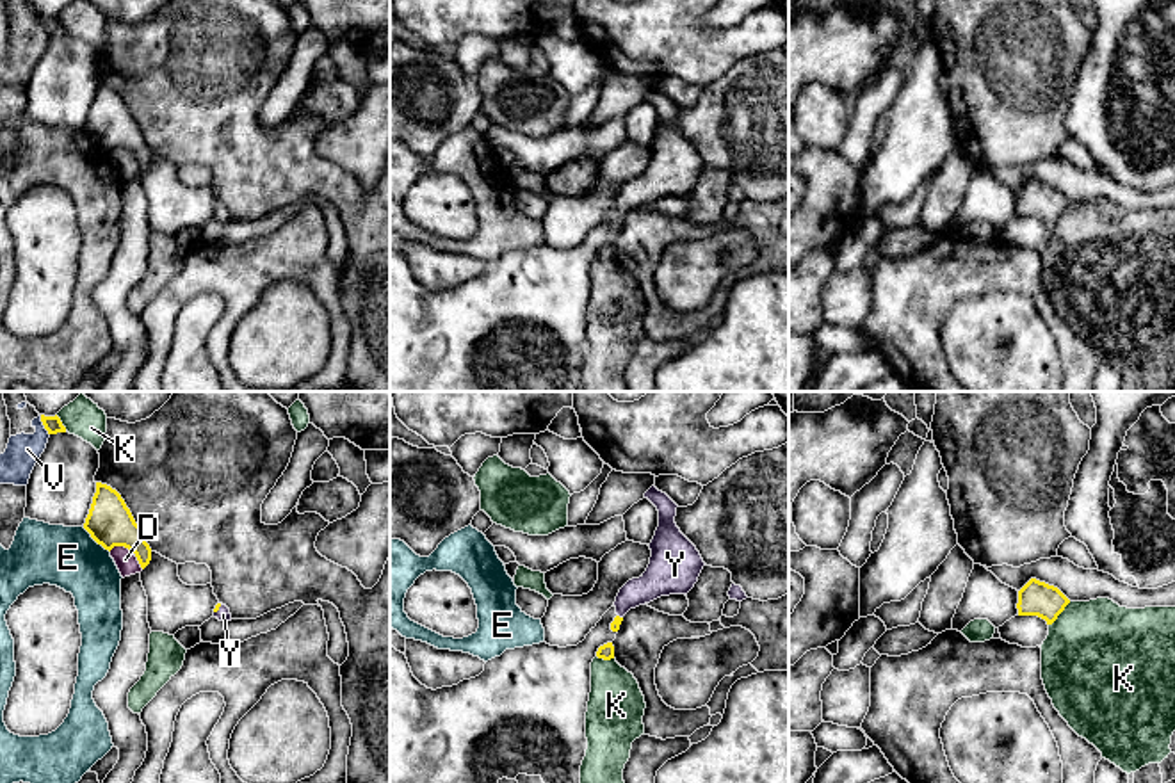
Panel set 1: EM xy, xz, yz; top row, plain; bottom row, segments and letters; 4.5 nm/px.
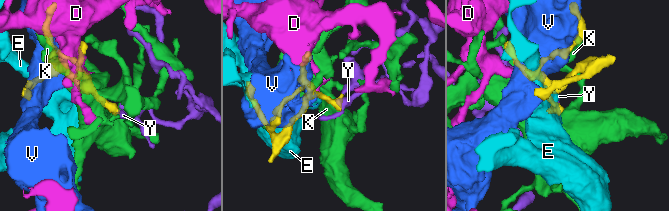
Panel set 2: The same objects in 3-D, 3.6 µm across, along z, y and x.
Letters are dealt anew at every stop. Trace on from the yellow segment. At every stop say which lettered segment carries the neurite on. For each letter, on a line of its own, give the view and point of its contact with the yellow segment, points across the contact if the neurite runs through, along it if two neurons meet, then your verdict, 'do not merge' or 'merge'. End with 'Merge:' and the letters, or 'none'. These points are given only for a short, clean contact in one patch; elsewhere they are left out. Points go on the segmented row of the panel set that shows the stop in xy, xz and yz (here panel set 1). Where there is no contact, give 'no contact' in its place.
D: xy (129, 548) | along xy (109, 550), (127, 547), (143, 568) | do not merge
E: xy (97, 541) | along xy (82, 527), (109, 552) | do not merge
K: yz (1060, 613) | do not merge
V: xy (45, 426) | do not merge
Y: xy (218, 609) | across xy (218, 605), (218, 609), (223, 614) | merge
Merge: Y

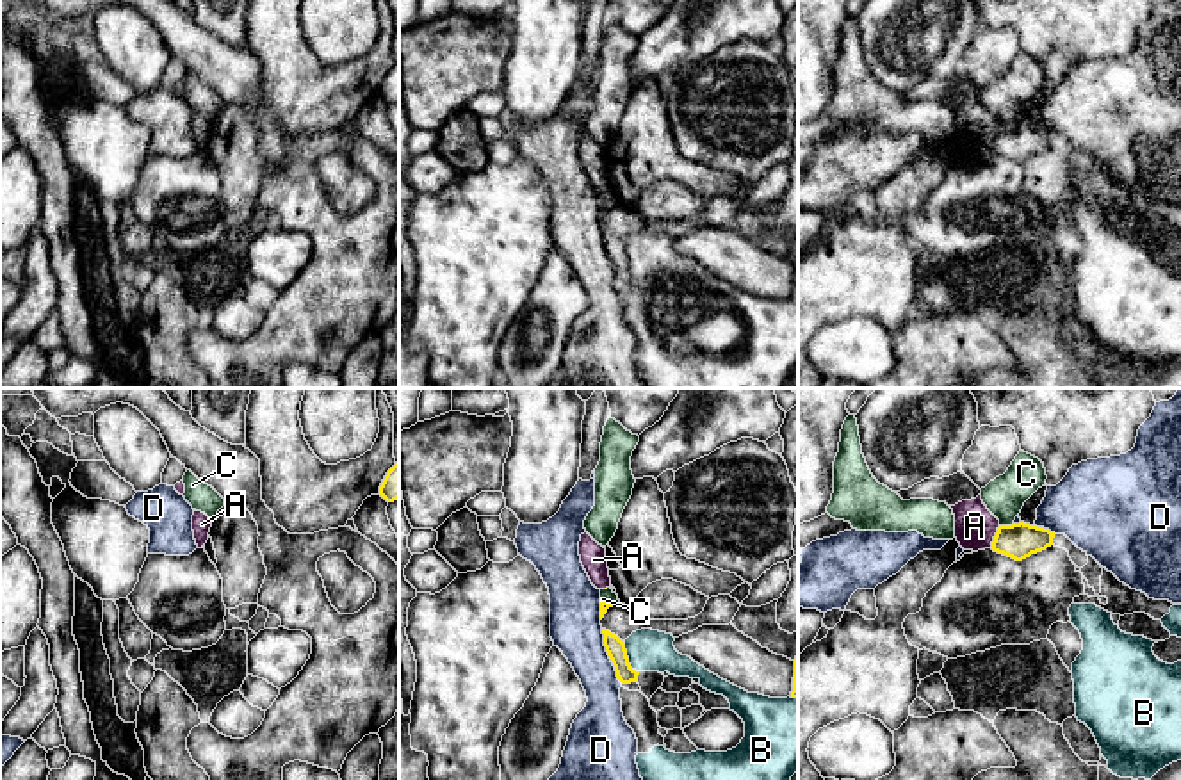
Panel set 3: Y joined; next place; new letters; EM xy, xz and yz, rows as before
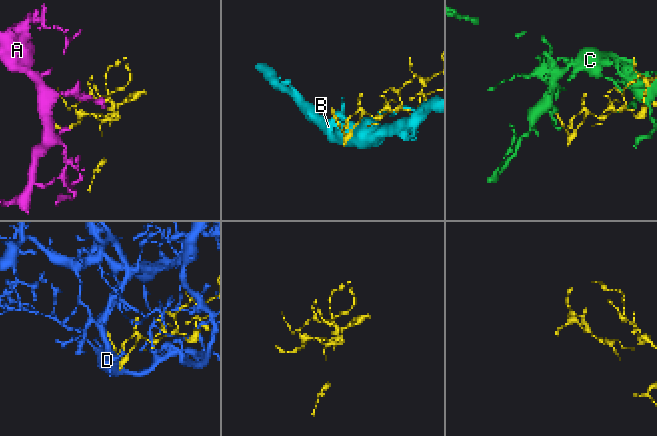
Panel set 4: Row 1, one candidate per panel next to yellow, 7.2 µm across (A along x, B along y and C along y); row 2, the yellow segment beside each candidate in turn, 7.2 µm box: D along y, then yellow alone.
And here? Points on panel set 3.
A: yz (994, 536) | along yz (1000, 526), (989, 547) | do not merge
B: xz (627, 658) | do not merge
C: yz (1005, 526) | do not merge
D: xz (608, 654) | do not merge
Merge: none

